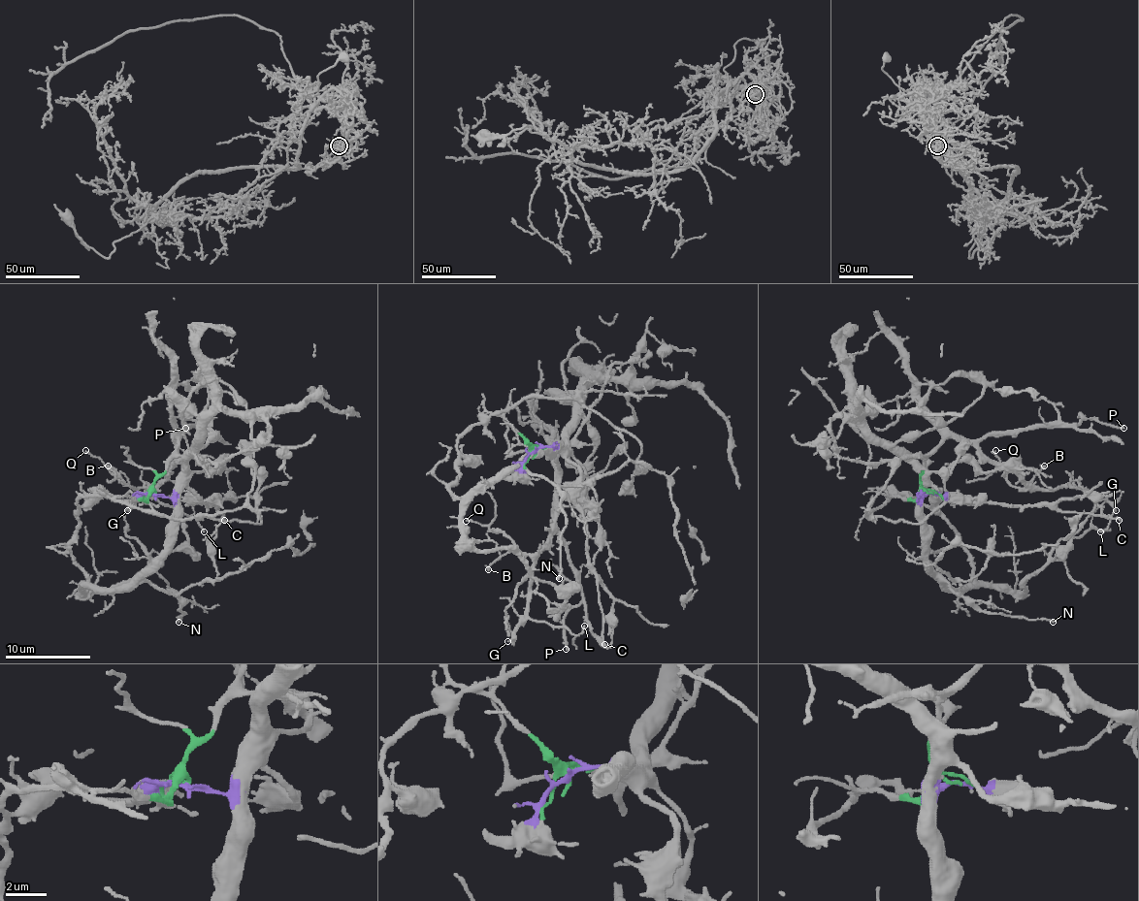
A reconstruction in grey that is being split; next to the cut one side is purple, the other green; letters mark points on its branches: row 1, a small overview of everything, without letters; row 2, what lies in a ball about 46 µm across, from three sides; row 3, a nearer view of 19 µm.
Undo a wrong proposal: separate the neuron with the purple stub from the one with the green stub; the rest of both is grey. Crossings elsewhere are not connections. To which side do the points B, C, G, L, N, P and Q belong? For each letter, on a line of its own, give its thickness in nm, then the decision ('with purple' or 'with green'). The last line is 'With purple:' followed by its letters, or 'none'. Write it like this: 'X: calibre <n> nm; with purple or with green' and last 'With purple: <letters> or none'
B: calibre 240 nm; with green
C: calibre 240 nm; with purple
G: calibre 200 nm; with green
L: calibre 140 nm; with green
N: calibre 220 nm; with purple
P: calibre 240 nm; with green
Q: calibre 150 nm; with green
With purple: C, N

